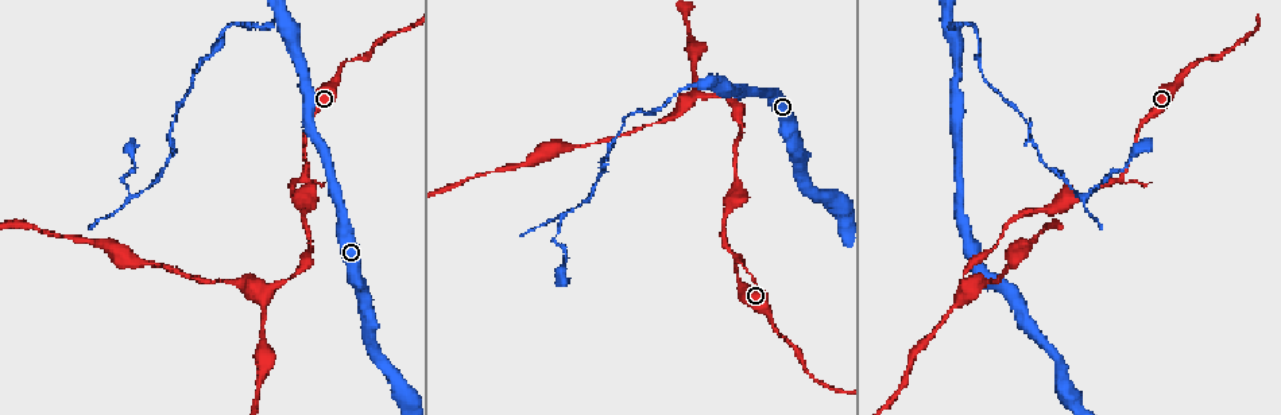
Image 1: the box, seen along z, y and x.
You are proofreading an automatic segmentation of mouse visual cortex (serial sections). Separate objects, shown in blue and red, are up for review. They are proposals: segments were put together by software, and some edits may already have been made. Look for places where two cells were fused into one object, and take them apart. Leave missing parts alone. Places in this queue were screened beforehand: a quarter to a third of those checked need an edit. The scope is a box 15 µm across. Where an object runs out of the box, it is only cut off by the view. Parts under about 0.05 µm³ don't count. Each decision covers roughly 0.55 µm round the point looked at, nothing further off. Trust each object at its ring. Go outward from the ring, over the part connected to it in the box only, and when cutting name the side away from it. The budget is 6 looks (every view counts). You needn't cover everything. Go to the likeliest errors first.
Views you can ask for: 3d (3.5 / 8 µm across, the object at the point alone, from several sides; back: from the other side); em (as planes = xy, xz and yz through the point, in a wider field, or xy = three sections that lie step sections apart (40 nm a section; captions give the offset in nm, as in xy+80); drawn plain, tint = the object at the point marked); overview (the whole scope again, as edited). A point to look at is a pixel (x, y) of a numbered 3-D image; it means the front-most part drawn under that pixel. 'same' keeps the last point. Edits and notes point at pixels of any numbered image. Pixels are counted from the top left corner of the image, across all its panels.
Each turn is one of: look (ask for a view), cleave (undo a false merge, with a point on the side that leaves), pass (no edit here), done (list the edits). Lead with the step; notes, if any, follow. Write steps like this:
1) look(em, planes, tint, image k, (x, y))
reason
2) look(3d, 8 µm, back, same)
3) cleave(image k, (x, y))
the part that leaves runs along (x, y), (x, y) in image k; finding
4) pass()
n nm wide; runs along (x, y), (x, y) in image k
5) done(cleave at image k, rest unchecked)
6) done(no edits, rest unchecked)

look(3d, 3.5 µm, image 1, (1083, 196))
abrupt turn

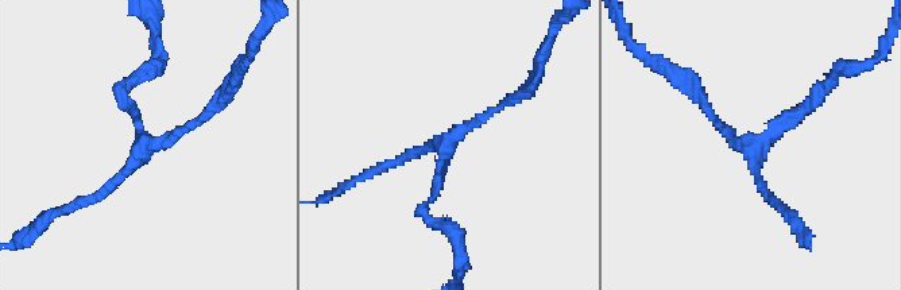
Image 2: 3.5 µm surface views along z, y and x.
look(em, planes, tint, image 2, (448, 141))
shape alone is not enough

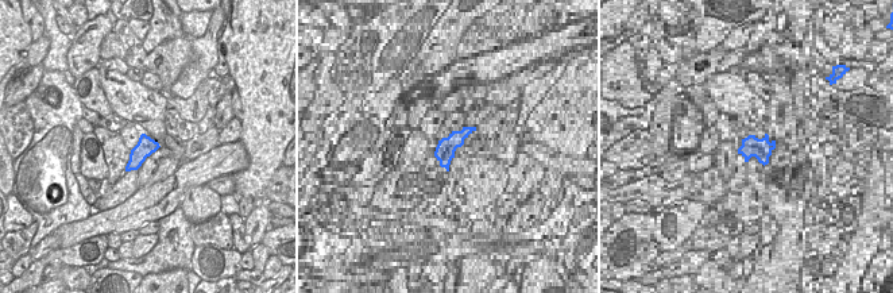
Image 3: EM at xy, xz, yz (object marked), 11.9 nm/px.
pass()
runs along (514, 99), (447, 139), (422, 209) in image 2; one cell here

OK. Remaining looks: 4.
look(3d, 3.5 µm, image 1, (341, 71))
calibre changes

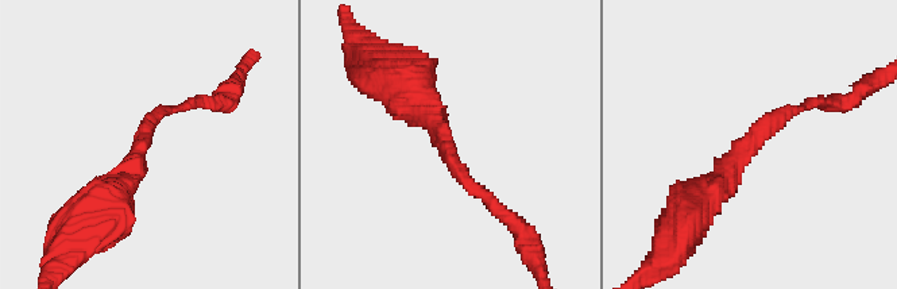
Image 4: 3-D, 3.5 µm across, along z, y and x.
look(em, xy, step 1, tint, image 4, (758, 136))
need the tissue

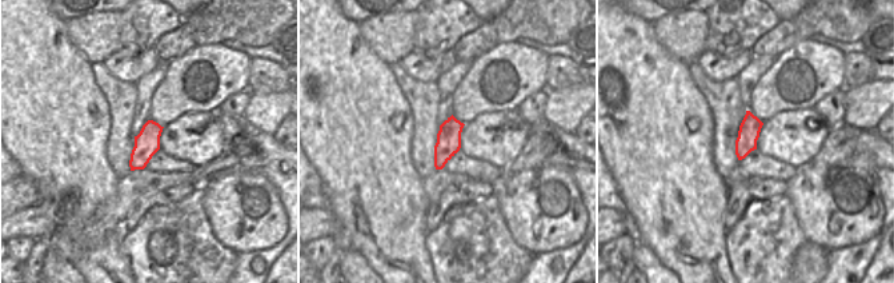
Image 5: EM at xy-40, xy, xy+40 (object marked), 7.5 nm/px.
pass()
180 nm wide; runs along (698, 200), (777, 116), (815, 100) in image 4; all the same cell

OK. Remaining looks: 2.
look(3d, 3.5 µm, back, image 1, (738, 279))

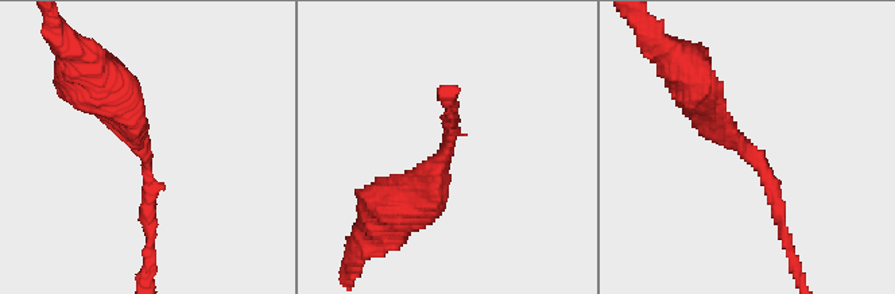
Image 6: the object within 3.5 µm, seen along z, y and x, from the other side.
look(em, planes, tint, image 6, (445, 157))
arms of 150, 450 nm

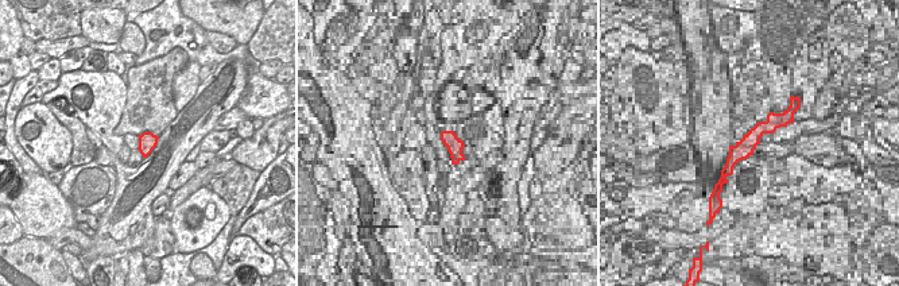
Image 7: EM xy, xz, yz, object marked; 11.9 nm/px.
pass()
220 nm wide; runs along (696, 91), (766, 173), (782, 227) in image 6; continuous, no second cell

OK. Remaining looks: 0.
done(no edits, rest unchecked)

